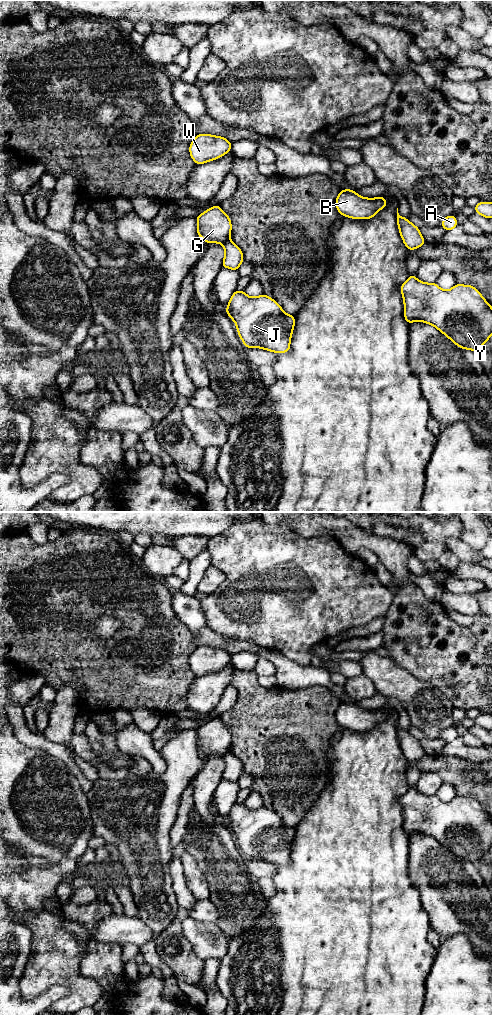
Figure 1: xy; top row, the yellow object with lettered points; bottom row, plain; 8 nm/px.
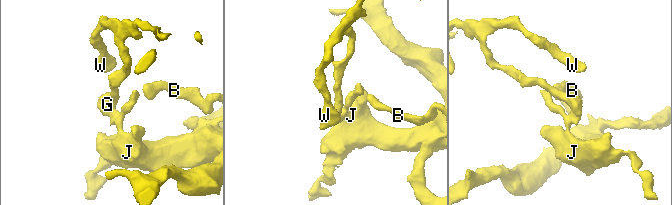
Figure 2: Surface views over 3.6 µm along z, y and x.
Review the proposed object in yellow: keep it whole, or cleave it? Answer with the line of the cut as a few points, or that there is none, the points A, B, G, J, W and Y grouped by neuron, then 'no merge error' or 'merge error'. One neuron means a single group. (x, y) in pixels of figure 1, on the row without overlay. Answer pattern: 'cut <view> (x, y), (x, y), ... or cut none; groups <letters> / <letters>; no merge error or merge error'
cut xy (229, 750), (223, 756); groups A B J Y / G W; merge error

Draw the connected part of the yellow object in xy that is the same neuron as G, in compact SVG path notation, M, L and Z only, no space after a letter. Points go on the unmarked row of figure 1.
M215 717L196 728L196 732L197 747L202 749L207 757L209 755L224 756L230 751L231 732L219 717Z

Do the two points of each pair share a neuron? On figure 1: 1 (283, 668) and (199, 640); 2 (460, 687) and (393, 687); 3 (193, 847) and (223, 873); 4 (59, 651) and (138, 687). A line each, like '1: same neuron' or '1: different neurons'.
1: same neuron
2: different neurons
3: same neuron
4: same neuron

